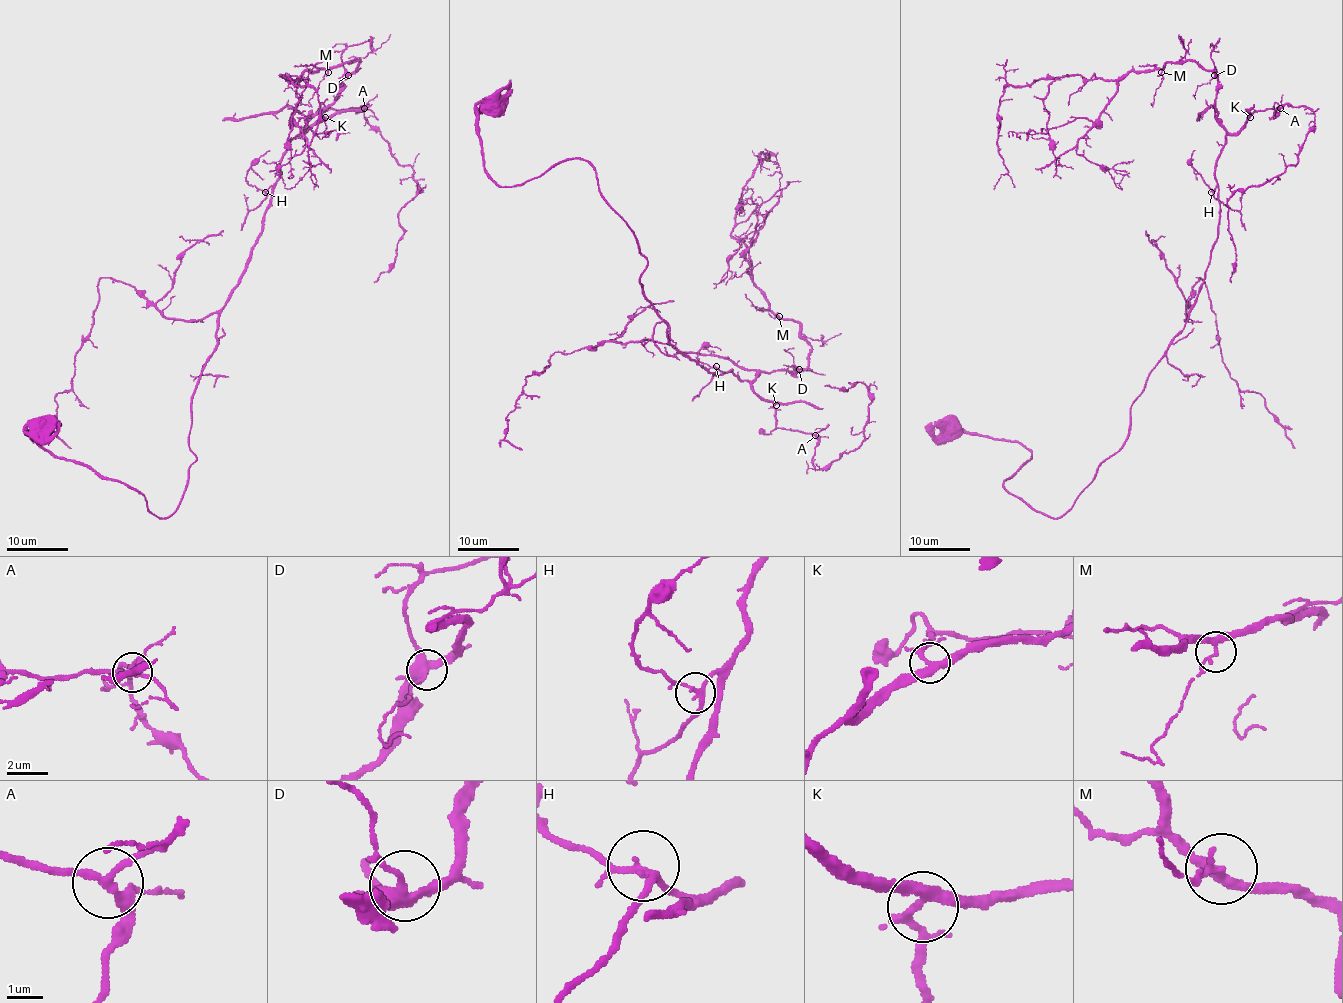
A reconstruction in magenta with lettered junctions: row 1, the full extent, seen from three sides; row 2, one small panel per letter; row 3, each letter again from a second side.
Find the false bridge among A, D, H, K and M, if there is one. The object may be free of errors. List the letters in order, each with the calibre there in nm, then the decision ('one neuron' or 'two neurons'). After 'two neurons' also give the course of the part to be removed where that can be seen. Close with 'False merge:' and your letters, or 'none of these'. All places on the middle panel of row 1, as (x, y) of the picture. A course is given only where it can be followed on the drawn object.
A: 200 nm thick; one neuron
D: 400 nm thick; one neuron
H: 180 nm thick; one neuron
K: 280 nm thick; one neuron
M: 200 nm thick; one neuron
False merge: none of these

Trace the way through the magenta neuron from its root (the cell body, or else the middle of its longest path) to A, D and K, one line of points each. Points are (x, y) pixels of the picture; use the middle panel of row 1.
A: (492, 104), (484, 170), (513, 187), (584, 159), (668, 340), (815, 435)
D: (492, 104), (484, 170), (513, 187), (584, 159), (683, 356), (742, 380), (799, 369)
K: (492, 104), (478, 121), (484, 170), (513, 187), (584, 159), (647, 260), (642, 293), (668, 340), (776, 405)

